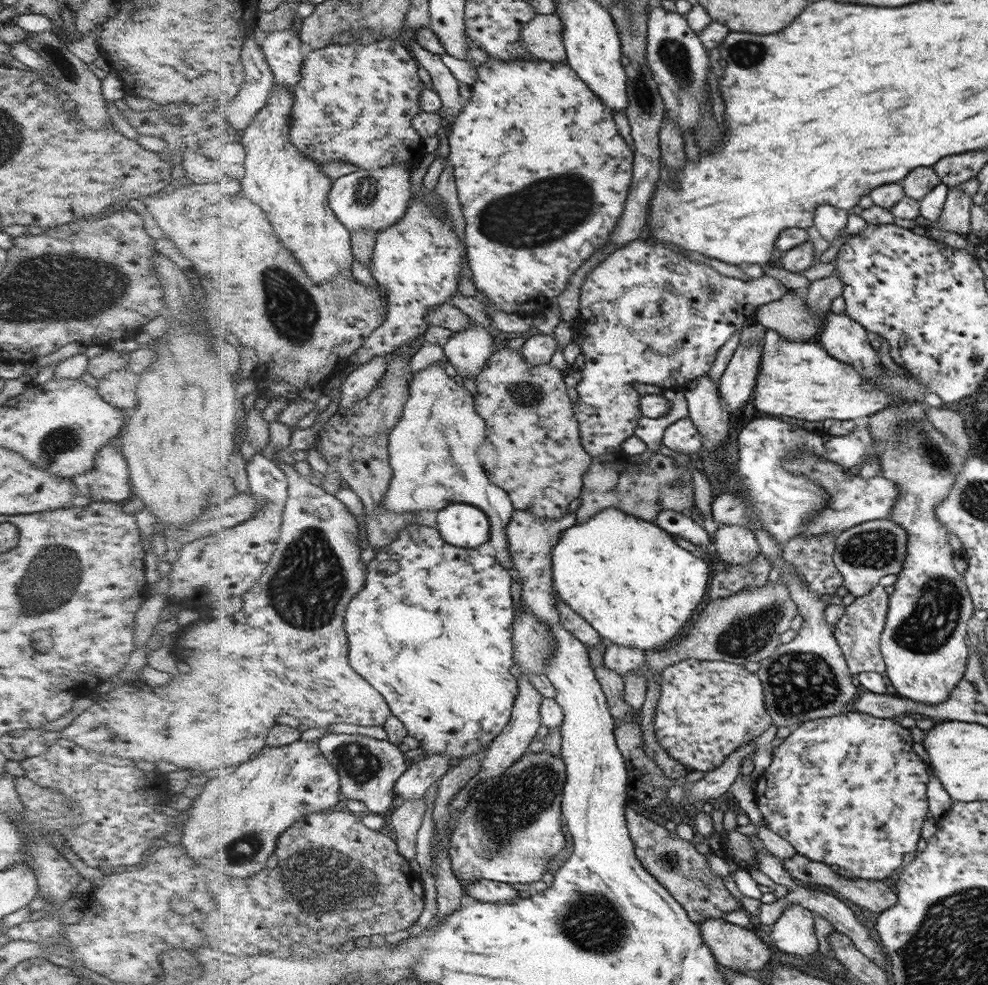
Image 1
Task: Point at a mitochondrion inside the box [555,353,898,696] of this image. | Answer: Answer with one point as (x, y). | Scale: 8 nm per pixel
(742, 638)

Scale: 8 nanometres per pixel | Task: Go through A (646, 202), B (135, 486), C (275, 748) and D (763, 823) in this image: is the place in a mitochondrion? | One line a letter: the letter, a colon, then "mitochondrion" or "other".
A: other
B: other
C: other
D: other

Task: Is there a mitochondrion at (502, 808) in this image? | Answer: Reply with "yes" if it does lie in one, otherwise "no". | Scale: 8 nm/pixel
yes

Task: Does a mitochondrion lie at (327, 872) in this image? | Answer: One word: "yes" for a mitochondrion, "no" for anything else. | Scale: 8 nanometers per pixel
yes

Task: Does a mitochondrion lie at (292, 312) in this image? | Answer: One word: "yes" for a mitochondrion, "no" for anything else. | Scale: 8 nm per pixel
yes

